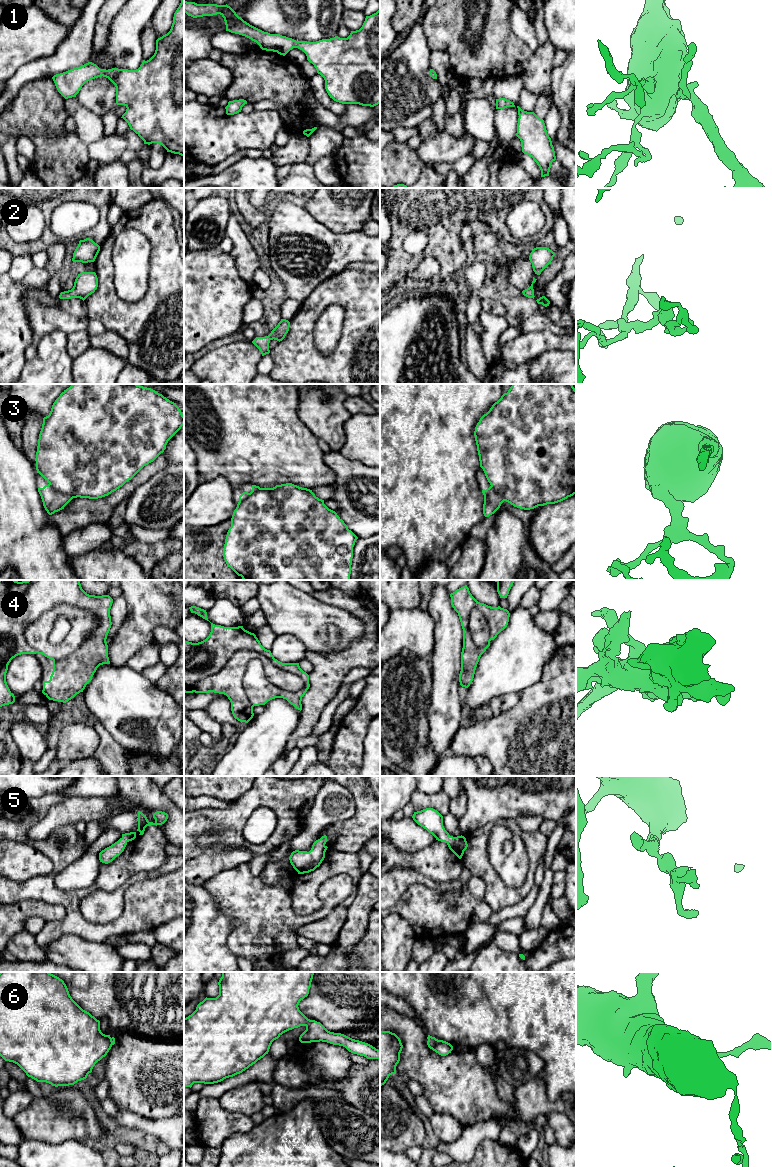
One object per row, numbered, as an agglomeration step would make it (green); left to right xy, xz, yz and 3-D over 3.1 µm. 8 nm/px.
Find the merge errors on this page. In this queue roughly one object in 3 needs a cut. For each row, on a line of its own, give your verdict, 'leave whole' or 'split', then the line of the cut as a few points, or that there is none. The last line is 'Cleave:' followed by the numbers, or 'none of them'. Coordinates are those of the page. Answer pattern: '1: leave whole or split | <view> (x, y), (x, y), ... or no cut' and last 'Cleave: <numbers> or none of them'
1: leave whole | no cut
2: leave whole | no cut
3: split | xy (48, 484), (72, 498)
4: split | xz (304, 683), (261, 654), (237, 650), (218, 672), (184, 687)
5: leave whole | no cut
6: leave whole | no cut
Cleave: 3, 4

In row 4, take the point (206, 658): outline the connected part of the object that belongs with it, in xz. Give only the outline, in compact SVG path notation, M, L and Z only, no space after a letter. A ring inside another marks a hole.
M196 606L189 609L191 613L209 621L206 610ZM211 623L211 632L205 640L198 643L184 642L184 687L193 686L219 673L239 650L251 650L264 655L274 666L298 675L304 683L303 688L296 692L285 691L268 680L262 662L255 660L249 664L242 680L242 686L253 706L283 698L296 709L302 710L302 697L310 687L309 675L300 668L299 663L282 663L275 659L271 651L261 645L256 635L245 630L243 626L224 627Z

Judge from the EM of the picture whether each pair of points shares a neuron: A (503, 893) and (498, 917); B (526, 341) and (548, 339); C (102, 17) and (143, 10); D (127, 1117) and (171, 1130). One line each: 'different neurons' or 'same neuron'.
A: different neurons
B: same neuron
C: different neurons
D: same neuron

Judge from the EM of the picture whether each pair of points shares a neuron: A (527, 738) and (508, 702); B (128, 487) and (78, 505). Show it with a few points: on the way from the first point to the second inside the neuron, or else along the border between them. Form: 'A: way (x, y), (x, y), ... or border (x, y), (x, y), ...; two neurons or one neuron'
A: border (520, 692), (518, 701), (510, 708), (501, 712); two neurons
B: way (116, 497), (106, 505), (90, 505); one neuron

